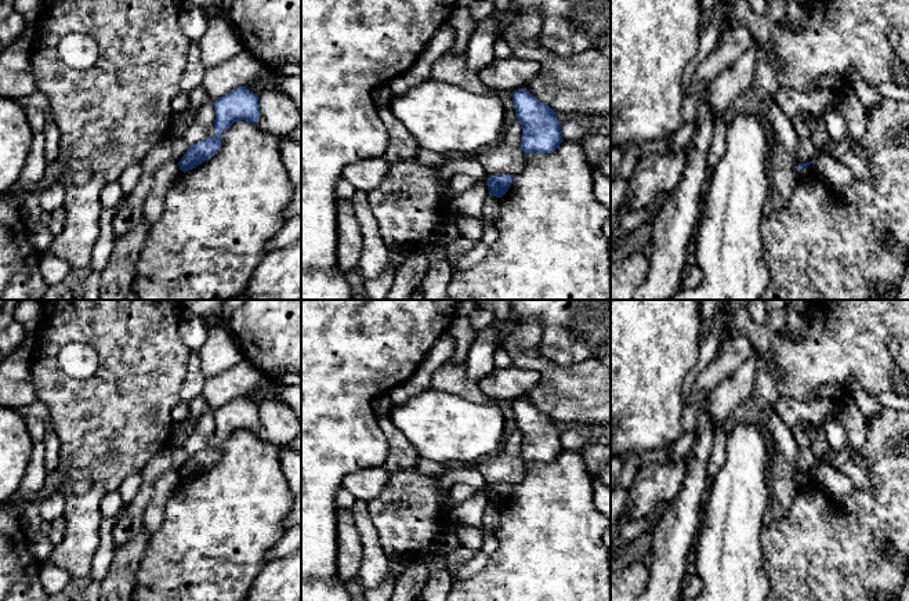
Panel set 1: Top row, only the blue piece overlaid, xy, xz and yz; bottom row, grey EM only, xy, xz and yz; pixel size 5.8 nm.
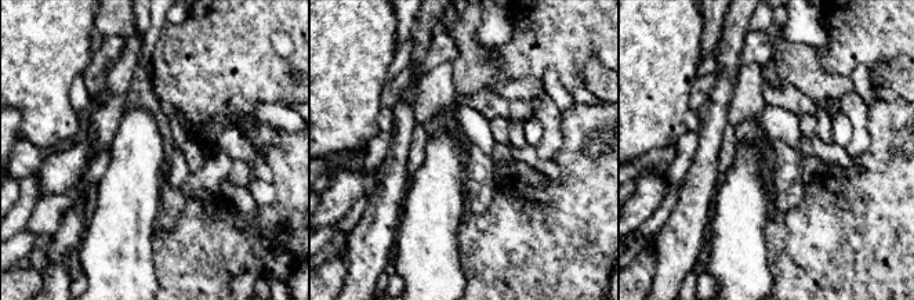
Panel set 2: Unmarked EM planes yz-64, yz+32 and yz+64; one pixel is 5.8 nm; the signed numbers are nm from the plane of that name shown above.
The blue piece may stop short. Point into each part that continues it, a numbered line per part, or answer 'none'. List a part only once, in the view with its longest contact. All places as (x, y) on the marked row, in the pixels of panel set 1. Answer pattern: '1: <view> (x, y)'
none

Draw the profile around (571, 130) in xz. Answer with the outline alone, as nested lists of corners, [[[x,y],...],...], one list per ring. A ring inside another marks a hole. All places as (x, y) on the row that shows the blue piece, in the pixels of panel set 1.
[[[566,120],[561,123],[561,135],[565,141],[582,141],[587,131],[579,123]]]

